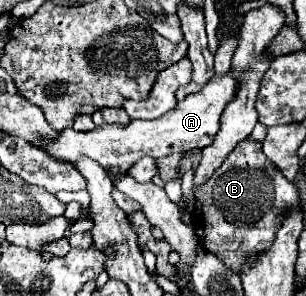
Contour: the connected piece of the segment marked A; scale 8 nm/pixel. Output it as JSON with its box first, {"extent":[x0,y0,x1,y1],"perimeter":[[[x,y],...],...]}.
{"extent":[44,72,238,172],"perimeter":[[[226,72],[224,76],[214,76],[208,84],[204,84],[198,92],[188,94],[174,110],[170,110],[166,116],[156,120],[132,120],[126,128],[110,126],[96,128],[92,132],[74,132],[72,128],[60,132],[60,138],[54,142],[44,142],[48,152],[66,160],[76,160],[78,156],[90,156],[104,168],[118,166],[122,172],[128,172],[128,168],[138,162],[144,156],[162,158],[168,154],[184,154],[192,148],[206,148],[214,142],[214,136],[220,130],[220,116],[224,108],[236,98],[238,94],[238,80],[232,72]]]}

